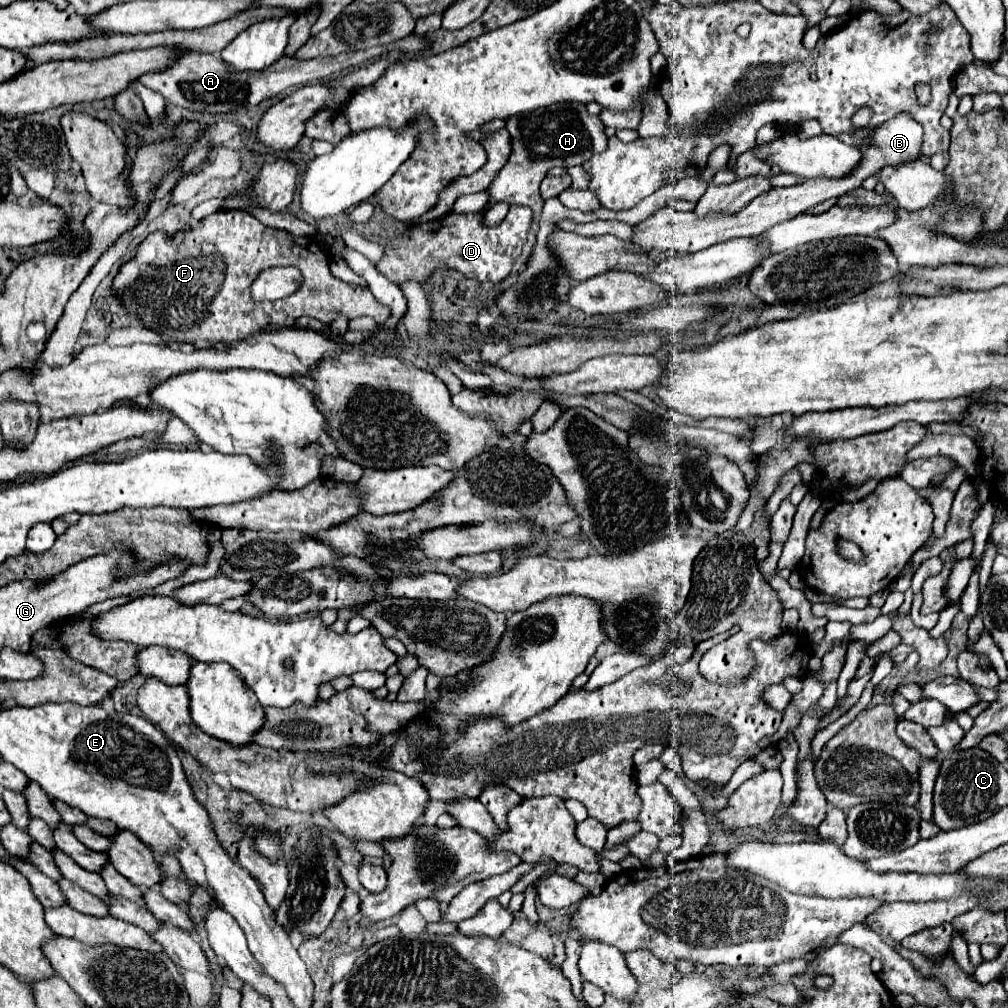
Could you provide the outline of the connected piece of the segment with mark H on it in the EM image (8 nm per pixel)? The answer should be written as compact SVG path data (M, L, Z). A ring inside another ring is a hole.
M563 102L547 108L539 108L527 114L517 114L505 120L505 128L511 134L511 156L507 164L499 170L495 180L485 188L489 206L499 202L525 204L535 210L539 218L543 208L543 198L539 194L539 184L553 166L581 166L593 154L599 154L607 146L607 136L603 134L603 124L599 116L591 116L585 110L585 104Z

